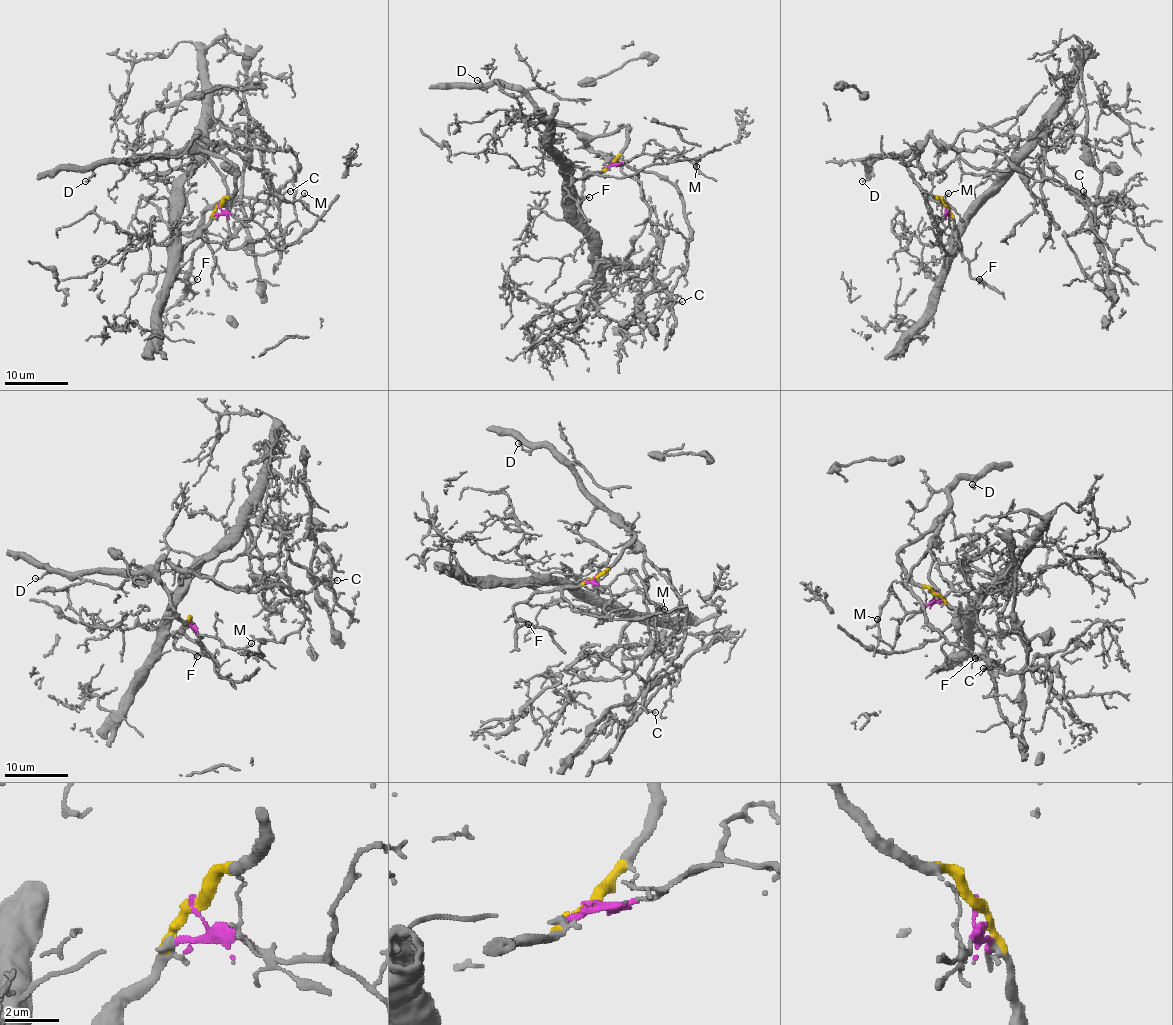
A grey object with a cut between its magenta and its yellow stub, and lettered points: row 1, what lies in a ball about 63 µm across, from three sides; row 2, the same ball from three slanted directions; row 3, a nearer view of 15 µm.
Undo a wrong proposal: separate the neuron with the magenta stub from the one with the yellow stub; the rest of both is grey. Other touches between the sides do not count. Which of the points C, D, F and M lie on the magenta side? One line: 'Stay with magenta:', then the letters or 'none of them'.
Stay with magenta: M

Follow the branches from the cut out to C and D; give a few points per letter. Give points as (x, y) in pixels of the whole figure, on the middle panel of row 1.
C: (610, 163), (628, 127), (589, 146), (677, 189), (690, 240), (671, 299), (682, 301)
D: (610, 163), (628, 127), (576, 135), (519, 92), (492, 84), (485, 90), (477, 80)

